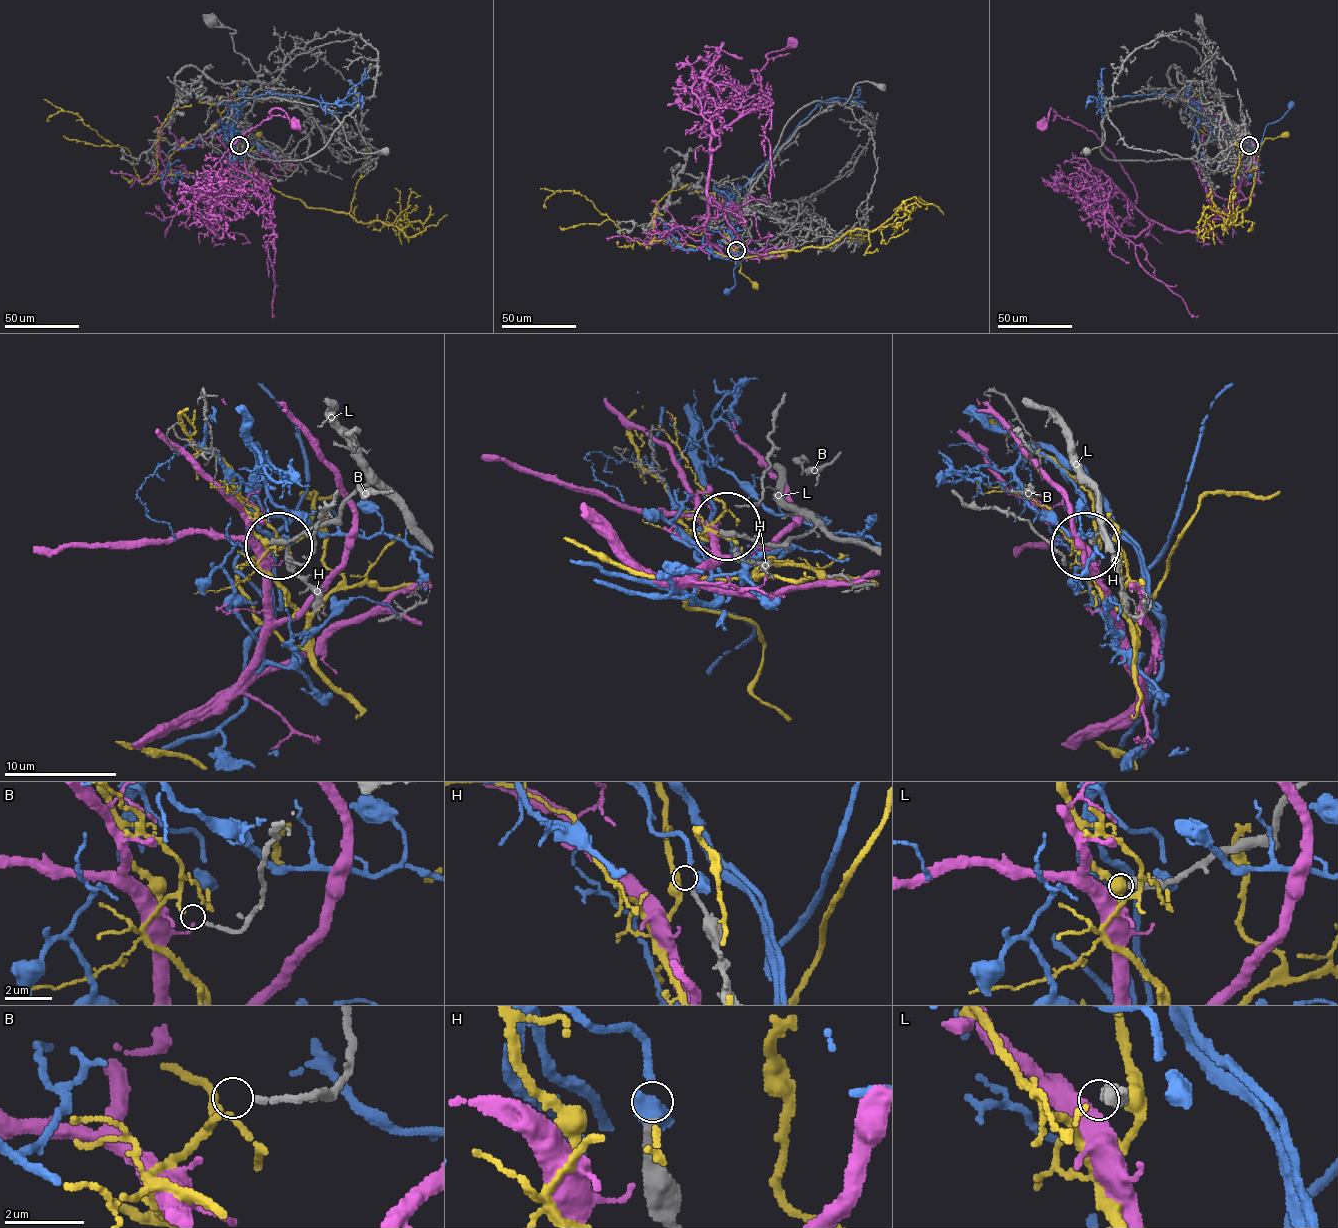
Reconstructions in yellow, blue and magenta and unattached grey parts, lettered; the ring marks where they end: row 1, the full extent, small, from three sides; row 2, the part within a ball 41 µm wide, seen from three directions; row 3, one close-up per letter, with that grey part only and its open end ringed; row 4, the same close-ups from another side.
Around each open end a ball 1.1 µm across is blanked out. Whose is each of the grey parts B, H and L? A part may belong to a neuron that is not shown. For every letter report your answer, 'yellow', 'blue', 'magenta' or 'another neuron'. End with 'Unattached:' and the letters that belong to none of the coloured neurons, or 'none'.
B: another neuron
H: blue
L: another neuron
Unattached: B, L

